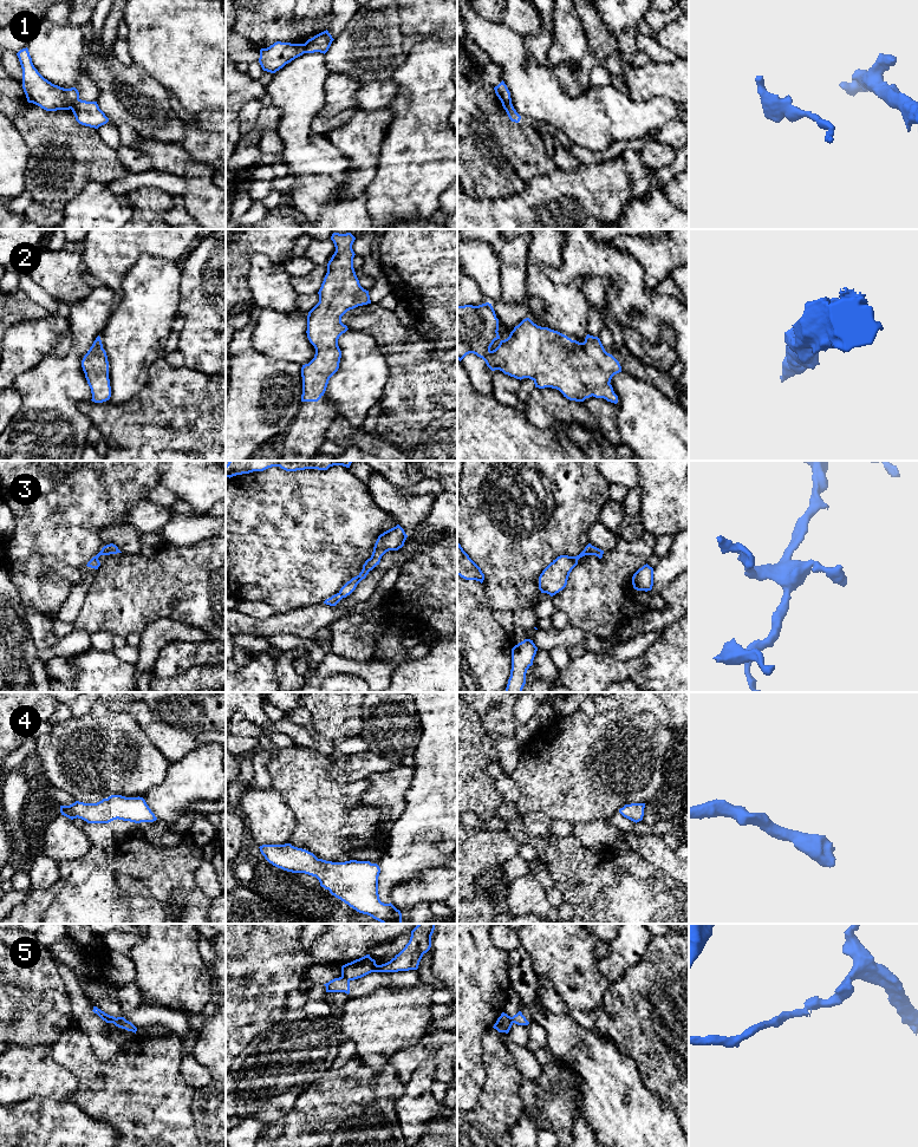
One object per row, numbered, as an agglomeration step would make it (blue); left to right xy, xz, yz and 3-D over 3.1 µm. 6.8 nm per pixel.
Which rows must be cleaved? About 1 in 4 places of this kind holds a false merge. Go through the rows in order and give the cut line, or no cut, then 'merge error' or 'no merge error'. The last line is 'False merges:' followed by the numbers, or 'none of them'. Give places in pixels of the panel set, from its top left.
1: xy (79, 99), (71, 109) | merge error
2: no cut | no merge error
3: no cut | no merge error
4: no cut | no merge error
5: xz (342, 975), (350, 979) | merge error
False merges: 1, 5

